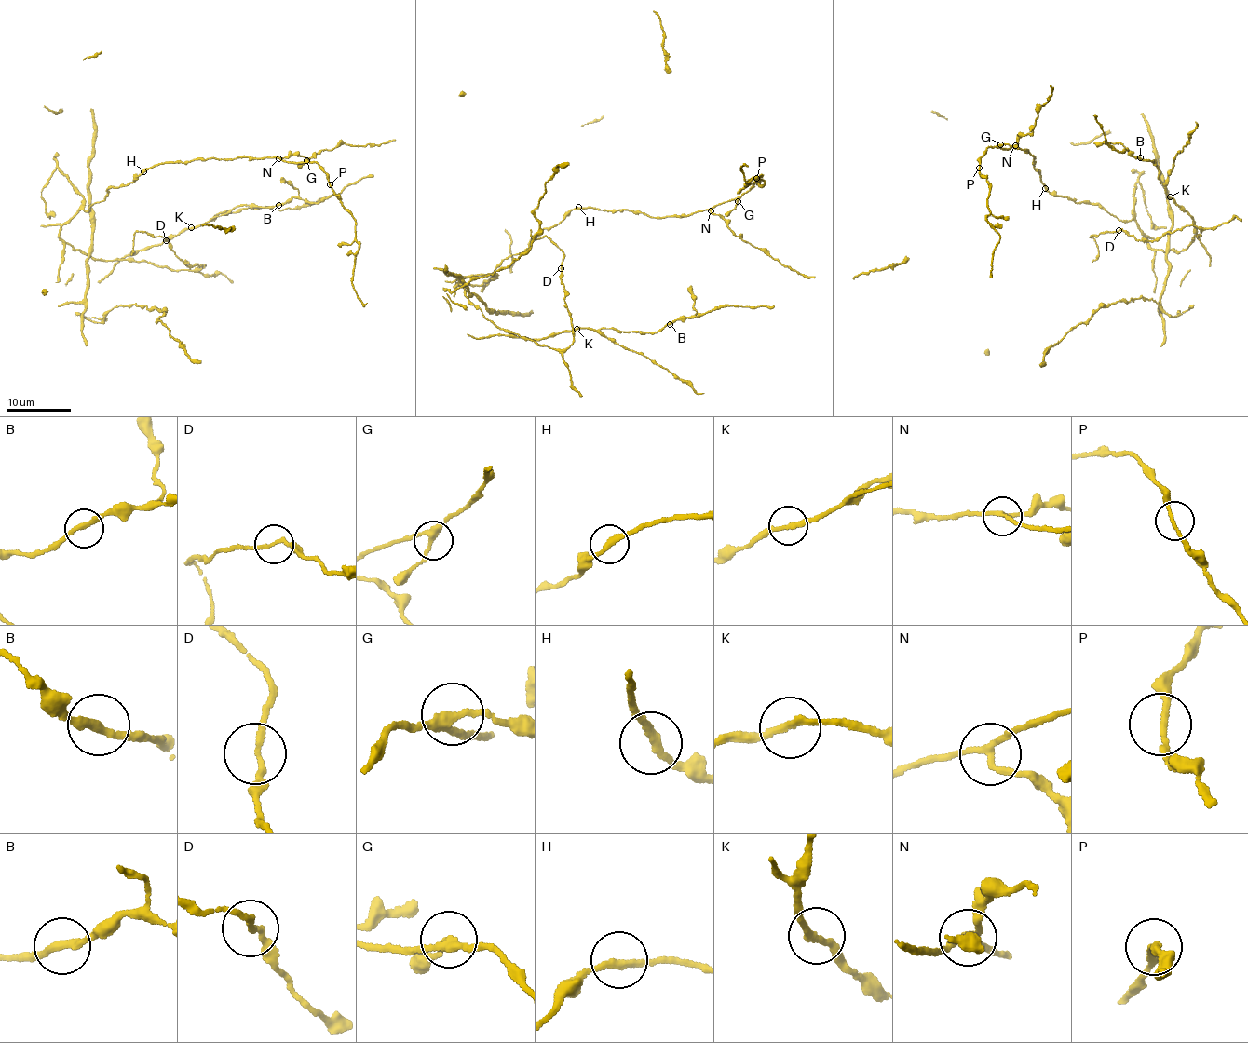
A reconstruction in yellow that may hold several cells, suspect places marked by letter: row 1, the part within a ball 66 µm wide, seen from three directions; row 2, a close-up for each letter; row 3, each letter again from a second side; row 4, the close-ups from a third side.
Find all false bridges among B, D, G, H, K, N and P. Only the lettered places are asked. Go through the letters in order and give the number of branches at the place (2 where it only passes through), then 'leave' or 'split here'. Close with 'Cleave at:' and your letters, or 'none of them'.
B: branches 2; leave
D: branches 2; leave
G: branches 3; leave
H: branches 2; leave
K: branches 2; leave
N: branches 3; leave
P: branches 2; leave
Cleave at: none of them

